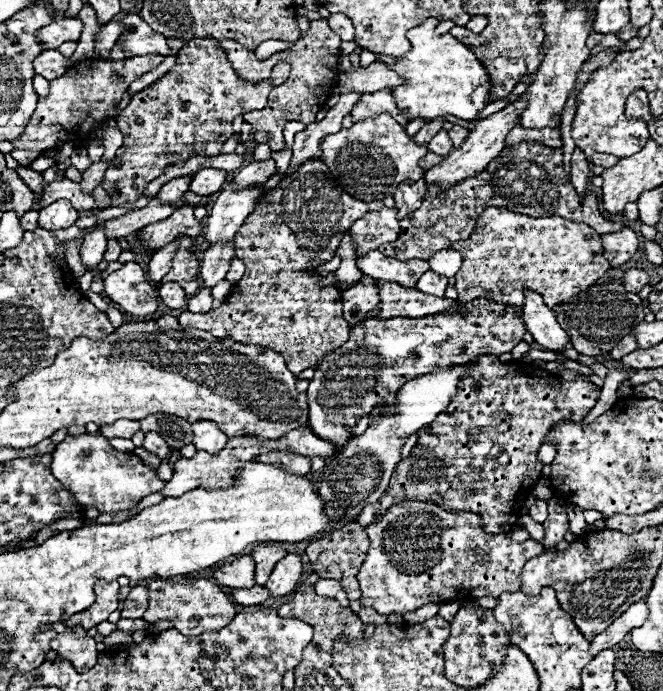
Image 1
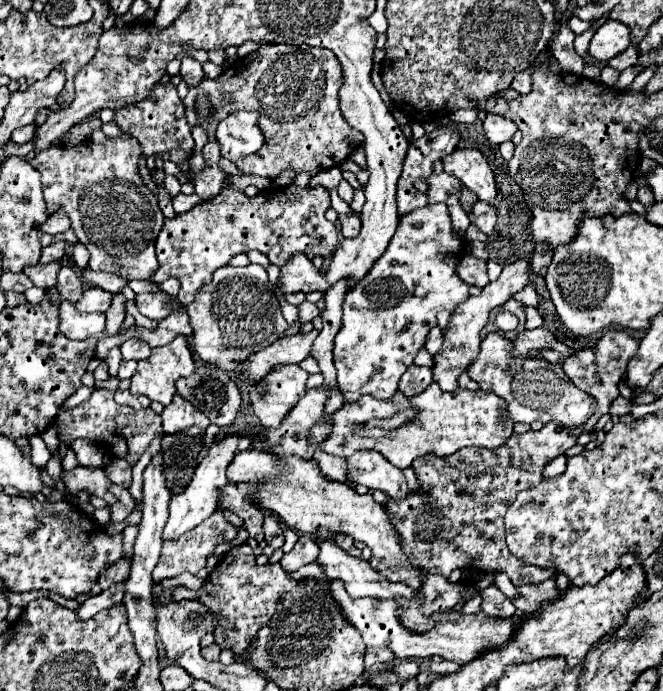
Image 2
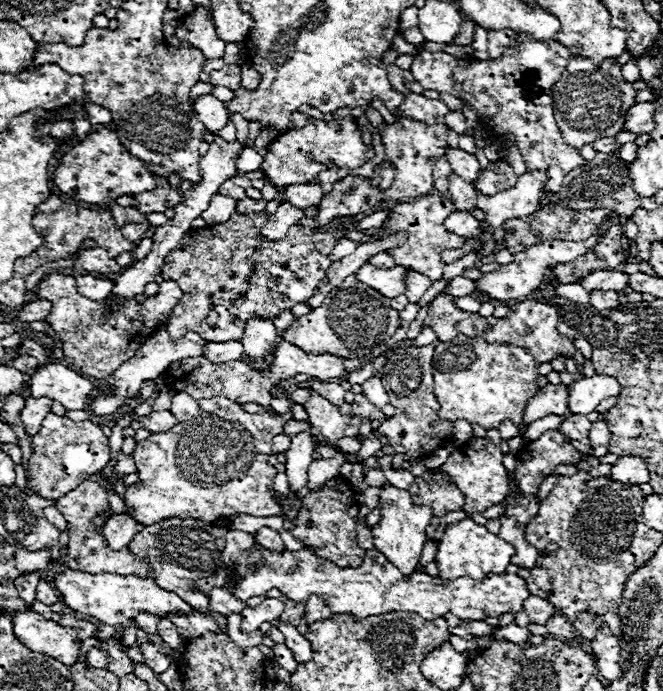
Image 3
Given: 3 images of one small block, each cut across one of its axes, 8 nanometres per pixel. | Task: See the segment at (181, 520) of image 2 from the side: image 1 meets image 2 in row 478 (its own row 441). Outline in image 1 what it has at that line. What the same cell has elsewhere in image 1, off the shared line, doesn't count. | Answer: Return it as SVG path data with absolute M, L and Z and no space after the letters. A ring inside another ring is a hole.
M202 420L192 424L192 444L196 446L196 450L216 454L226 446L226 442L228 442L228 436L222 434L214 422Z

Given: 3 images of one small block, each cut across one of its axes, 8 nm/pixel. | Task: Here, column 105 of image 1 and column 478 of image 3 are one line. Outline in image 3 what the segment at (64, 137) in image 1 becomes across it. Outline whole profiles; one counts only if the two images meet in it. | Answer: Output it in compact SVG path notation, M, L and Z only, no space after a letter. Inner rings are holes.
M520 38L496 60L466 62L446 52L422 52L414 56L410 72L424 90L470 98L480 124L488 126L488 136L496 140L502 140L504 136L512 138L526 162L528 172L546 170L546 188L550 192L560 192L566 174L586 162L576 148L564 142L554 118L552 86L560 80L570 56L570 50L558 42Z

